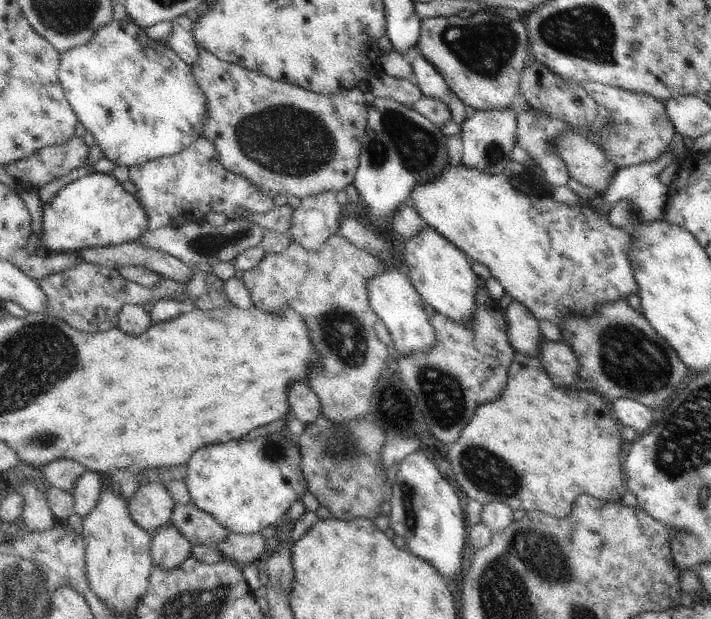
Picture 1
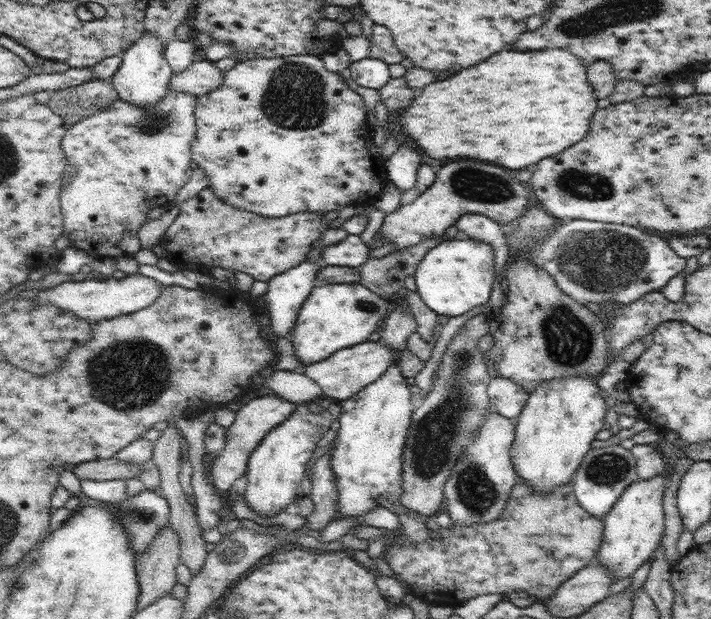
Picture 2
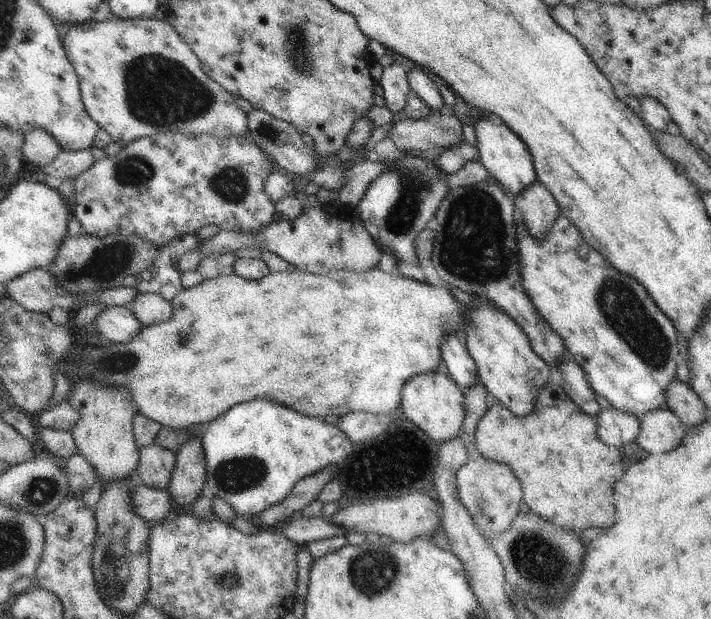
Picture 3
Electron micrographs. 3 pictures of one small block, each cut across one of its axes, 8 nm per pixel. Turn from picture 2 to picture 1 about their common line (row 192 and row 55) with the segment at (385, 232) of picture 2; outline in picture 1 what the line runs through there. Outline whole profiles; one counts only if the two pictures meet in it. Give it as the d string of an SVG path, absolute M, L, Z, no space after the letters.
M476 10L471 15L428 17L419 21L416 50L443 76L448 88L475 109L505 109L512 107L514 96L519 93L519 80L530 60L529 34L524 16L519 20L507 20L485 11Z

